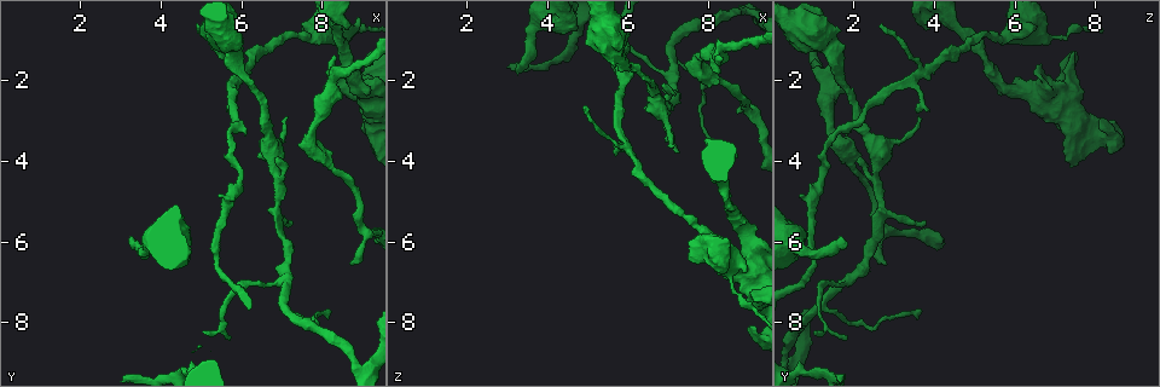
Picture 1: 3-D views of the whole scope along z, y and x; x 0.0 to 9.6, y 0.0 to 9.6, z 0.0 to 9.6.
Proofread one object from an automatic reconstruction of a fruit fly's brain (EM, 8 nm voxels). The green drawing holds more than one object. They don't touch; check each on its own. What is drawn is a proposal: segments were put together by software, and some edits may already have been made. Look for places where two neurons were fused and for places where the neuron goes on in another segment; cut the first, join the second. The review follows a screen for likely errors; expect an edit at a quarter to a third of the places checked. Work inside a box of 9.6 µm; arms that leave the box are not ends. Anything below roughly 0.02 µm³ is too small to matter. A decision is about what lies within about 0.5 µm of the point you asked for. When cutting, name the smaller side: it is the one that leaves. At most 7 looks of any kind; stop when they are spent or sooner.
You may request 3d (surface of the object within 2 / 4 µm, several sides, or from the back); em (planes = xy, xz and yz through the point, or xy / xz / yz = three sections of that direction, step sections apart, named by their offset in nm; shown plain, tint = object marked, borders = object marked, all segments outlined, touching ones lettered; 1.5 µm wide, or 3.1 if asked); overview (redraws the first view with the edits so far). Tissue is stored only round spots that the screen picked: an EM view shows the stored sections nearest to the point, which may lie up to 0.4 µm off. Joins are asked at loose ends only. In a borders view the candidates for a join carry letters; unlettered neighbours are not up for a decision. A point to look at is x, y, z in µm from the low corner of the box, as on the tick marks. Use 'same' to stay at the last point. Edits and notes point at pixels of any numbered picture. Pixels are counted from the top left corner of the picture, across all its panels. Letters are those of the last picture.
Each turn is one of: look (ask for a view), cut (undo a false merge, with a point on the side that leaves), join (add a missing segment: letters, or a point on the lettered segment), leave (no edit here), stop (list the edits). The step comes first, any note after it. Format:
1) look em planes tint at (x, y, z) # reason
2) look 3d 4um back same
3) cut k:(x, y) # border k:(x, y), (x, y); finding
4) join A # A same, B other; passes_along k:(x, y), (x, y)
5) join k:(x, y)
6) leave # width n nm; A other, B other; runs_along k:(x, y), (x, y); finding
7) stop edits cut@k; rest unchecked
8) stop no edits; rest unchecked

look 3d 4um at (7.35, 5.60, 3.75)

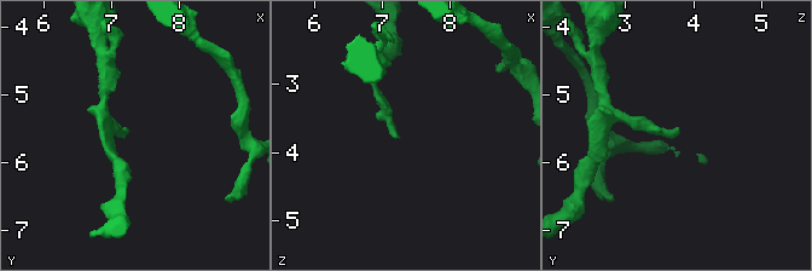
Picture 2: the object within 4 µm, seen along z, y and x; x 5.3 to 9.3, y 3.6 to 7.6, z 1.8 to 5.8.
look em planes borders at (7.30, 5.55, 3.75) # now the EM

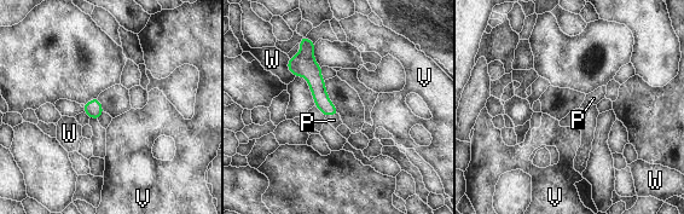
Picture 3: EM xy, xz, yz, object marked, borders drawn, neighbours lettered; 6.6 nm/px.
join P # P same, V other, W other; it goes on there

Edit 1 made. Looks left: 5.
look overview # redraw

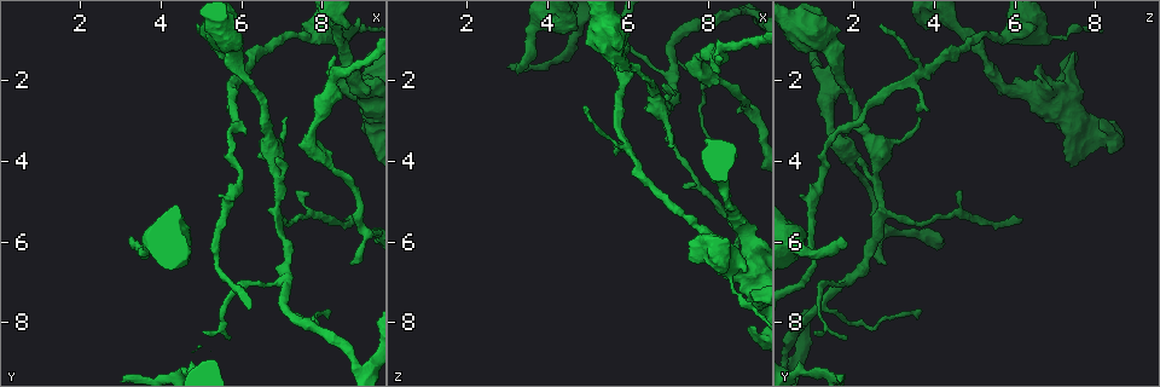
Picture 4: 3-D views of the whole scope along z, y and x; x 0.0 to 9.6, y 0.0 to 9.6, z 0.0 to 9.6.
look 3d 4um at (3.25, 5.90, 1.65) # free end

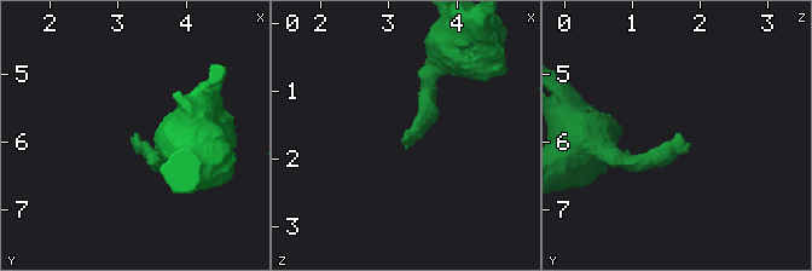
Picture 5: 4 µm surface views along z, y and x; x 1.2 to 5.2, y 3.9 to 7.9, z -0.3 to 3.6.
look em xz step 4 tint at (3.20, 5.90, 1.60)

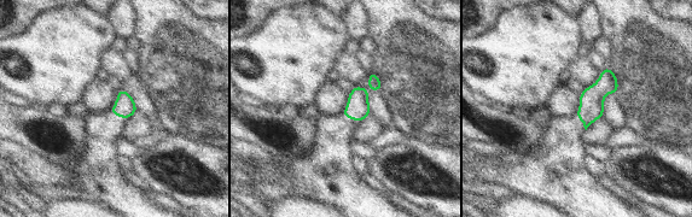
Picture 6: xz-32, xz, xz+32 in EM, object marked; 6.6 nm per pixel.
look em planes borders same

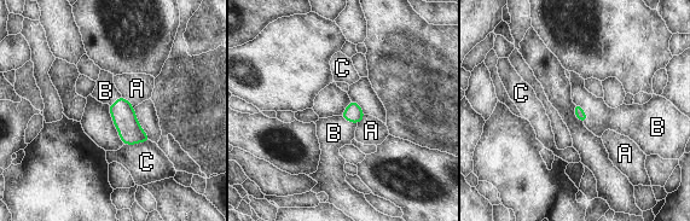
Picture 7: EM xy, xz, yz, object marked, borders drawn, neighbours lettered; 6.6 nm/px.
join B # A other, B same, C other; passes_along 7:(579, 111), (584, 112), (601, 117); the neuron continues

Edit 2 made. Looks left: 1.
look em xz step 4 borders at (8.60, 5.40, 6.15) # free end

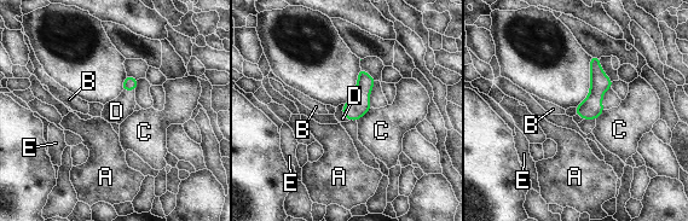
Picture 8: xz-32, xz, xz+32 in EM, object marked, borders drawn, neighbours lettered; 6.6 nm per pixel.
join D # A other, B other, C other, D same, E other; passes_along 8:(359, 105), (342, 112), (339, 115); the neuron continues

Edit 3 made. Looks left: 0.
stop edits join@3, join@7, join@8; rest unchecked

